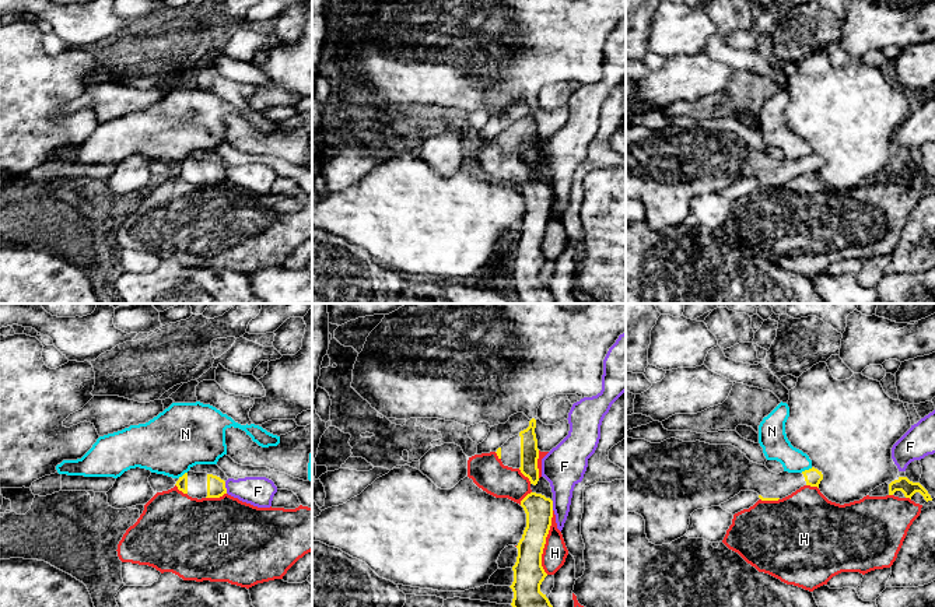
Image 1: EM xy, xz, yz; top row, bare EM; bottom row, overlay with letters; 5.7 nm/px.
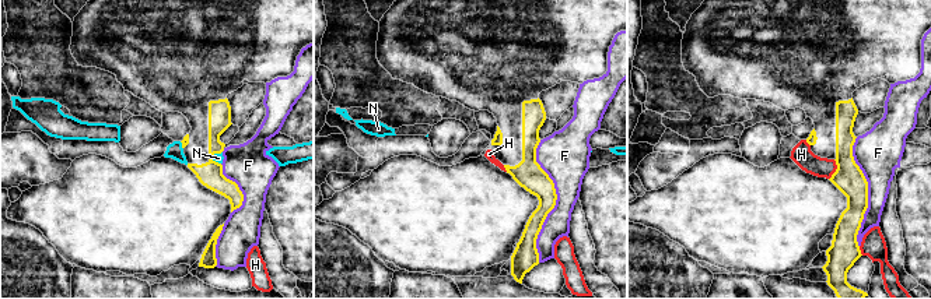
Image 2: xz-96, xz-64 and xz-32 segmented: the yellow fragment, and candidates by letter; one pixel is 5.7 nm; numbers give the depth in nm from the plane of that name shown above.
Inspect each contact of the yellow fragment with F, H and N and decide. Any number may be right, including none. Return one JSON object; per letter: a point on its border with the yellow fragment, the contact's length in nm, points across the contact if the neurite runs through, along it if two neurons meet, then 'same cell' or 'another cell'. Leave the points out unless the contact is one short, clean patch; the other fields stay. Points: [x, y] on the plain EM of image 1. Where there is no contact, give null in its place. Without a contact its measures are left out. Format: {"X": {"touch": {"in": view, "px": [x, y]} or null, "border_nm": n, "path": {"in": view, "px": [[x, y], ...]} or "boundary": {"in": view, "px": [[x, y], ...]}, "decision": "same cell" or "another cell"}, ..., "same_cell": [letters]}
{"F": {"touch": {"in": "xy", "px": [224, 174]}, "border_nm": 70, "decision": "another cell"}, "H": {"touch": {"in": "xz", "px": [545, 230]}, "border_nm": 380, "decision": "another cell"}, "N": {"touch": {"in": "yz", "px": [806, 157]}, "border_nm": 80, "boundary": {"in": "yz", "px": [[812, 154], [801, 158]]}, "decision": "another cell"}, "same_cell": []}

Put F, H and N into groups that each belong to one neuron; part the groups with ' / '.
F / H / N

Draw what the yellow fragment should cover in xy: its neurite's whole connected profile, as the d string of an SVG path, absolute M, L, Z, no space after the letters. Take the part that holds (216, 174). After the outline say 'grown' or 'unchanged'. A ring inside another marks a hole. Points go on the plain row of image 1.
M188 158L175 171L192 185L220 185L227 180L225 168L207 159Z; grown

